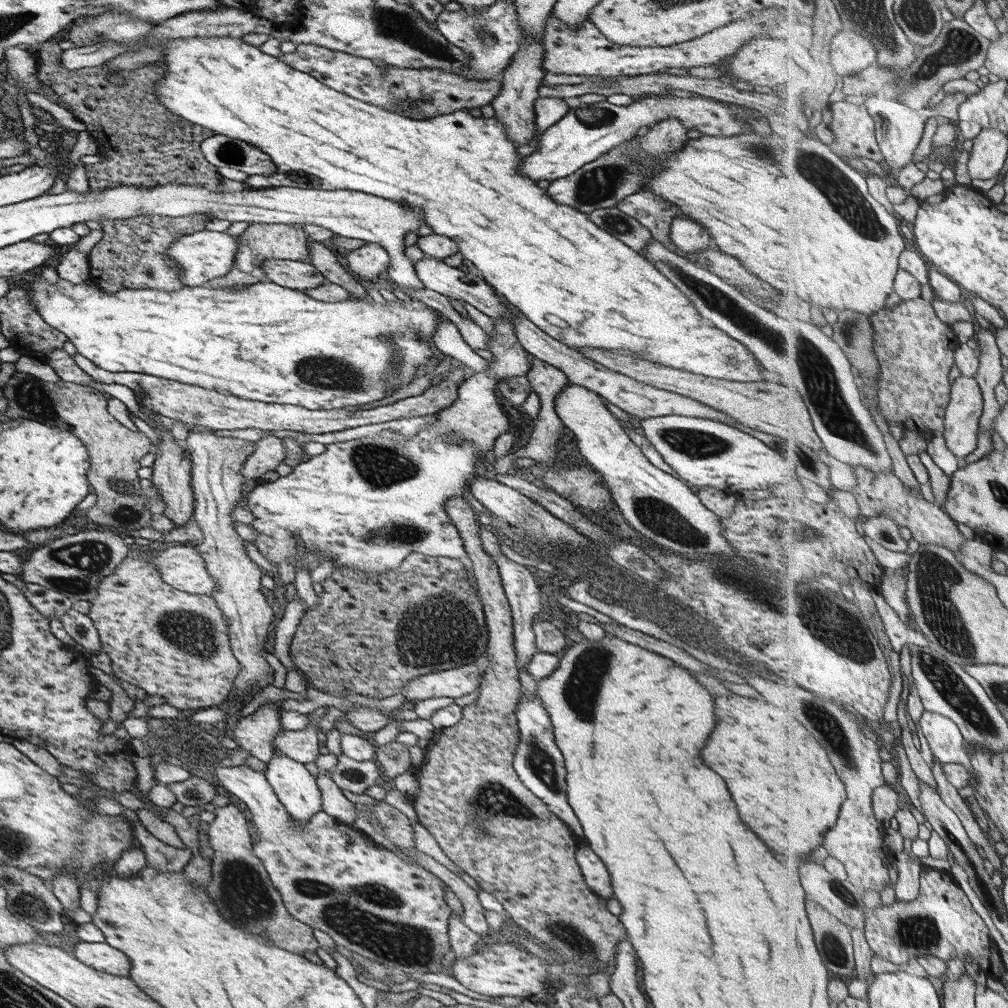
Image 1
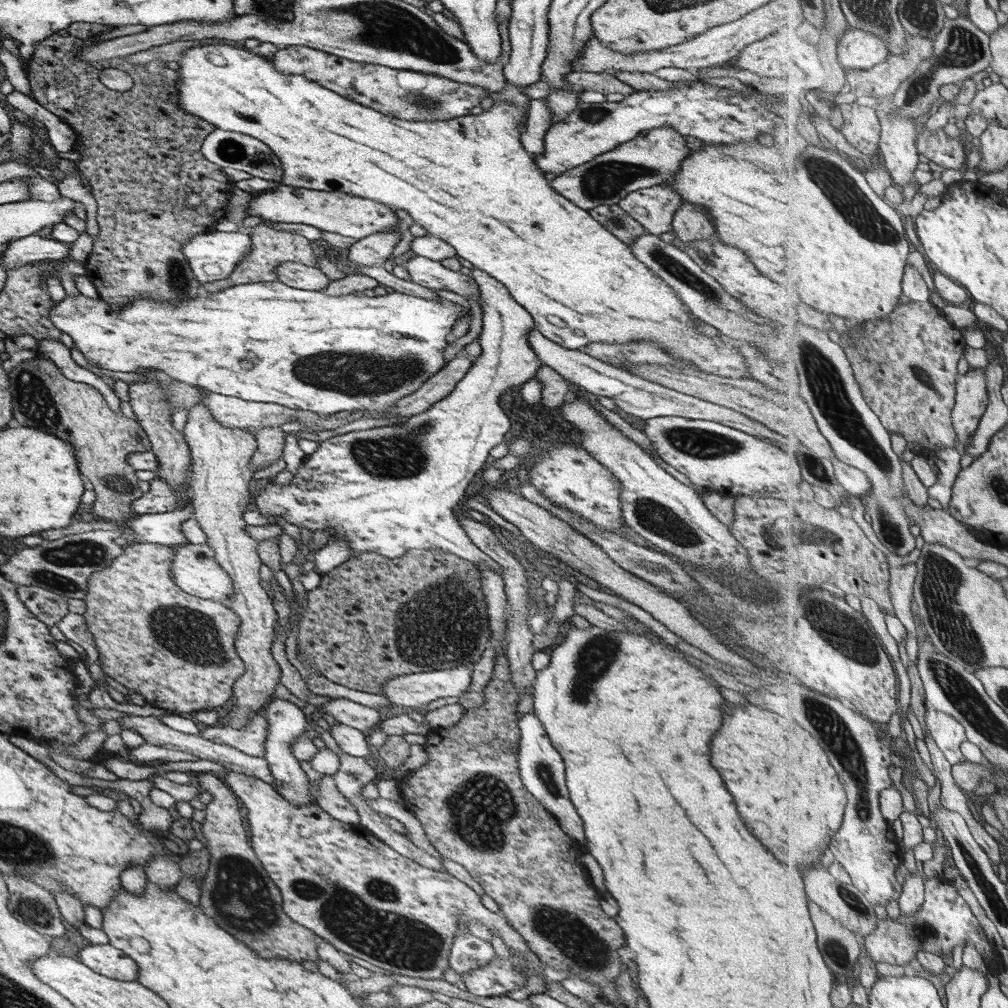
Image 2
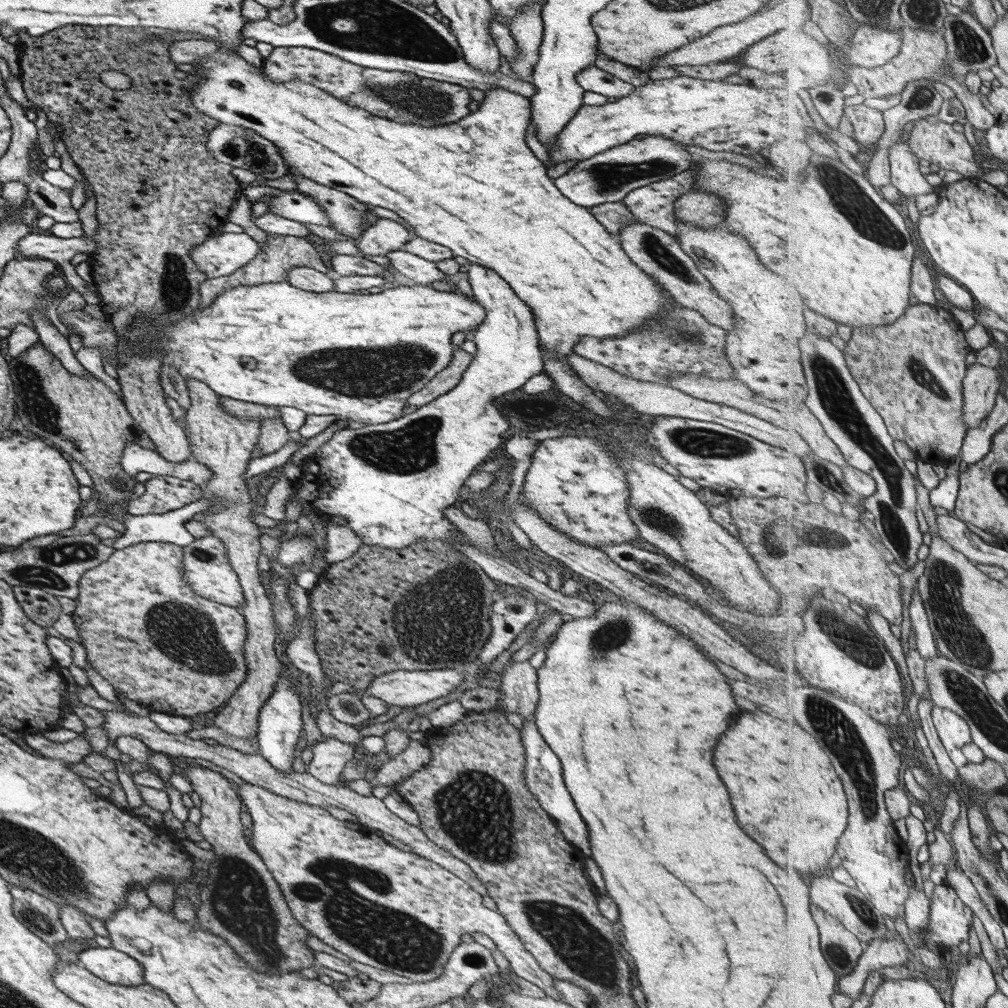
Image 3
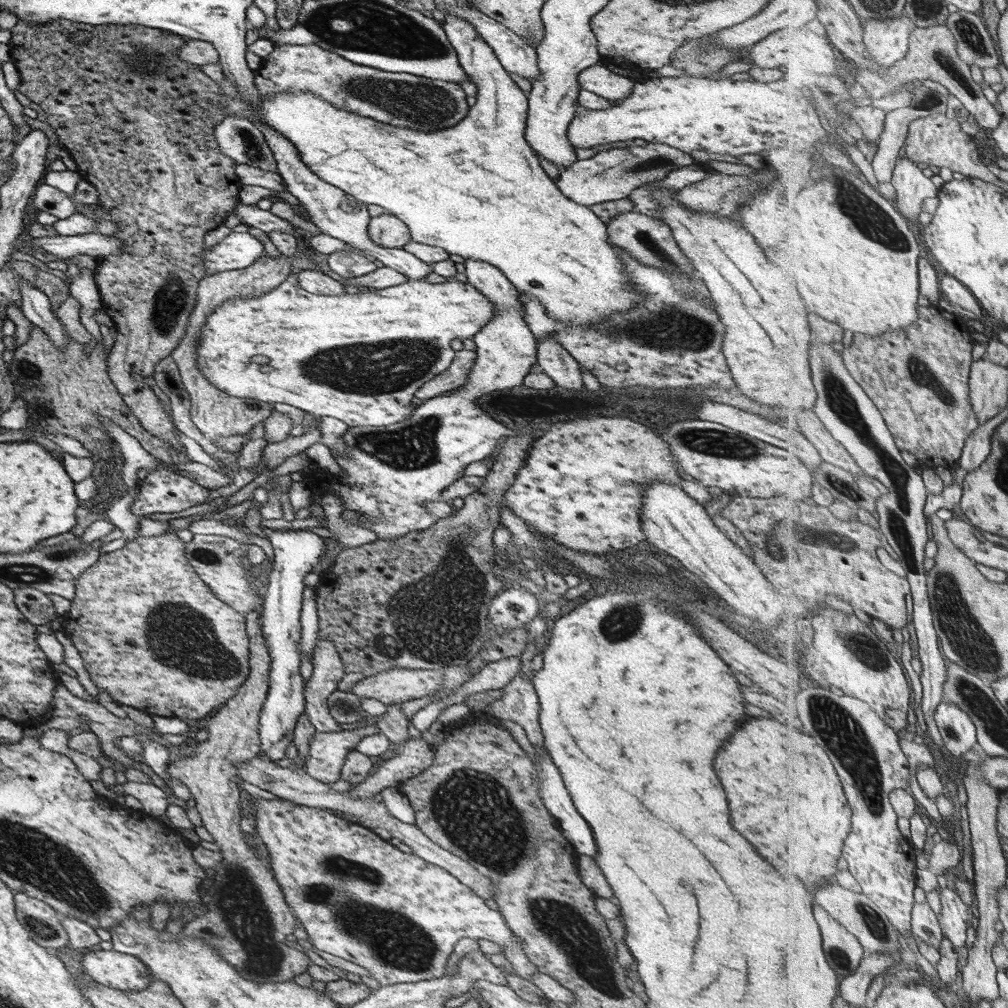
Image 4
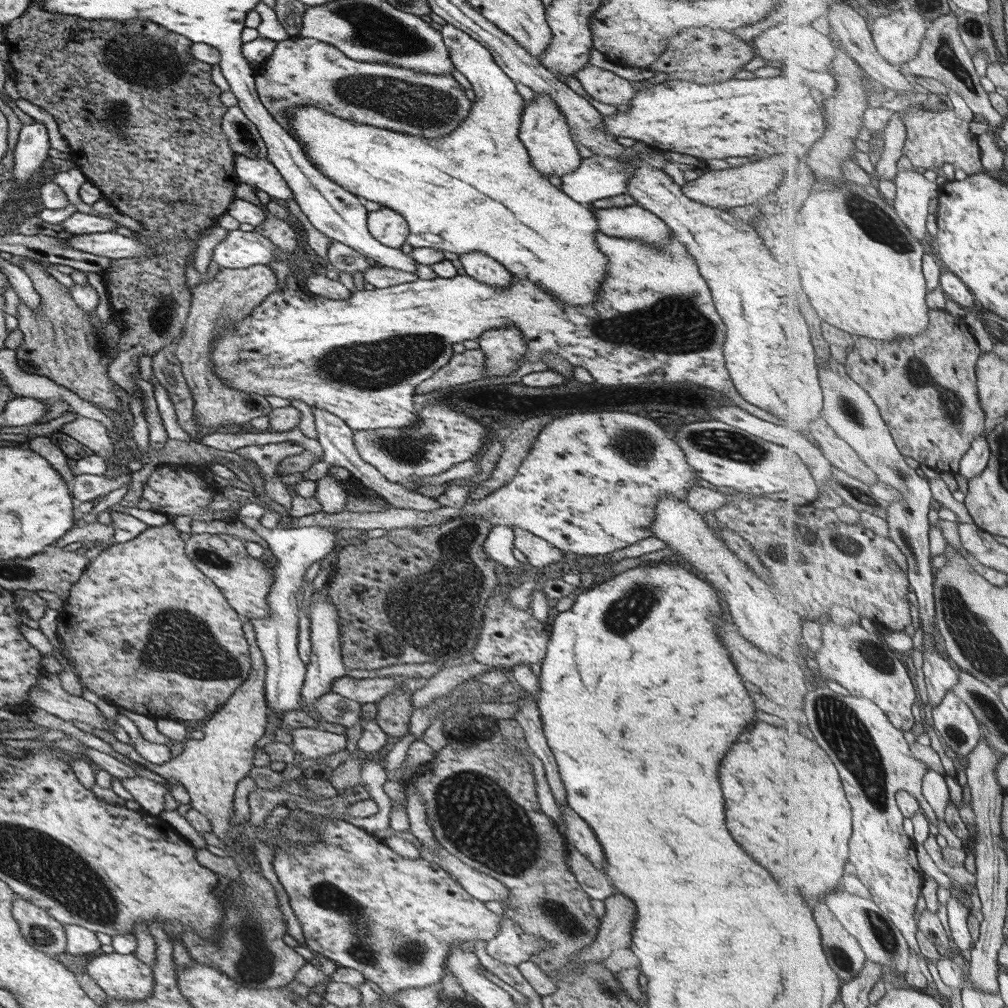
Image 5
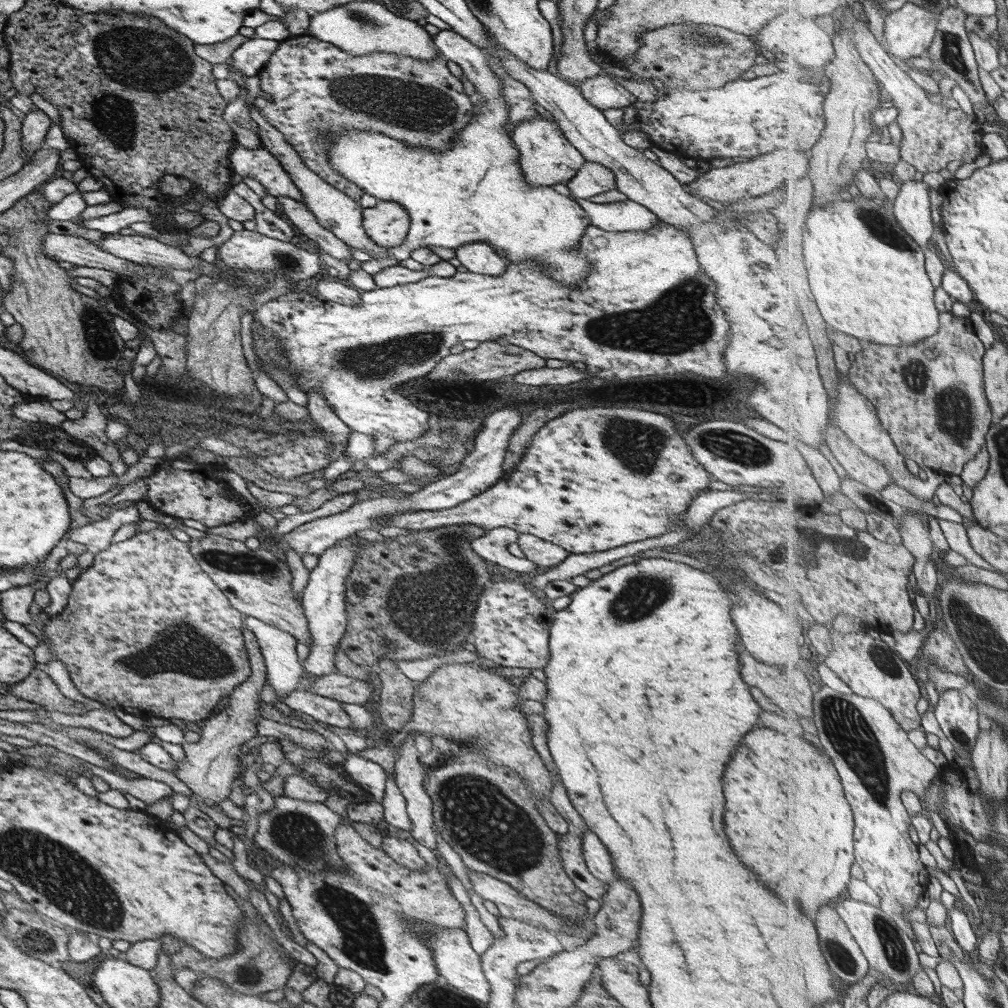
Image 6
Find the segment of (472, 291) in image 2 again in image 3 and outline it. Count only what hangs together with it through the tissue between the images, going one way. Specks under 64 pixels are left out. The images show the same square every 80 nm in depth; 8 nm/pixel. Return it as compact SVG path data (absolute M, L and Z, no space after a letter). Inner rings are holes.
M393 250L393 252L387 252L385 258L389 259L389 264L392 266L392 270L397 270L399 274L411 279L415 285L419 286L431 286L433 282L439 282L441 280L453 280L456 282L457 277L449 277L441 273L435 263L425 261L417 256L408 254L403 250Z

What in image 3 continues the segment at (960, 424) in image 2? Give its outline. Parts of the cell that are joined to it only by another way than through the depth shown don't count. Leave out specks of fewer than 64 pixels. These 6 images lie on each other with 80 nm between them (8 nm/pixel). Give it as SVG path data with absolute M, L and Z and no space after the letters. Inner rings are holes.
M974 363L968 367L964 380L964 419L970 430L978 427L993 412L1003 386L998 367Z

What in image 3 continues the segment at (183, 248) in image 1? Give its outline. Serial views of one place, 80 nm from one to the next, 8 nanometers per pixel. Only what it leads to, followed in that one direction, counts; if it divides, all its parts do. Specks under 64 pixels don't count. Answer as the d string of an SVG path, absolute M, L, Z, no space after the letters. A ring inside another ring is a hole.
M225 232L217 237L207 236L207 239L201 245L195 245L189 256L197 265L197 270L201 274L205 274L205 278L219 278L221 276L229 276L238 268L245 266L249 261L255 258L257 254L257 244L243 232L233 233Z

